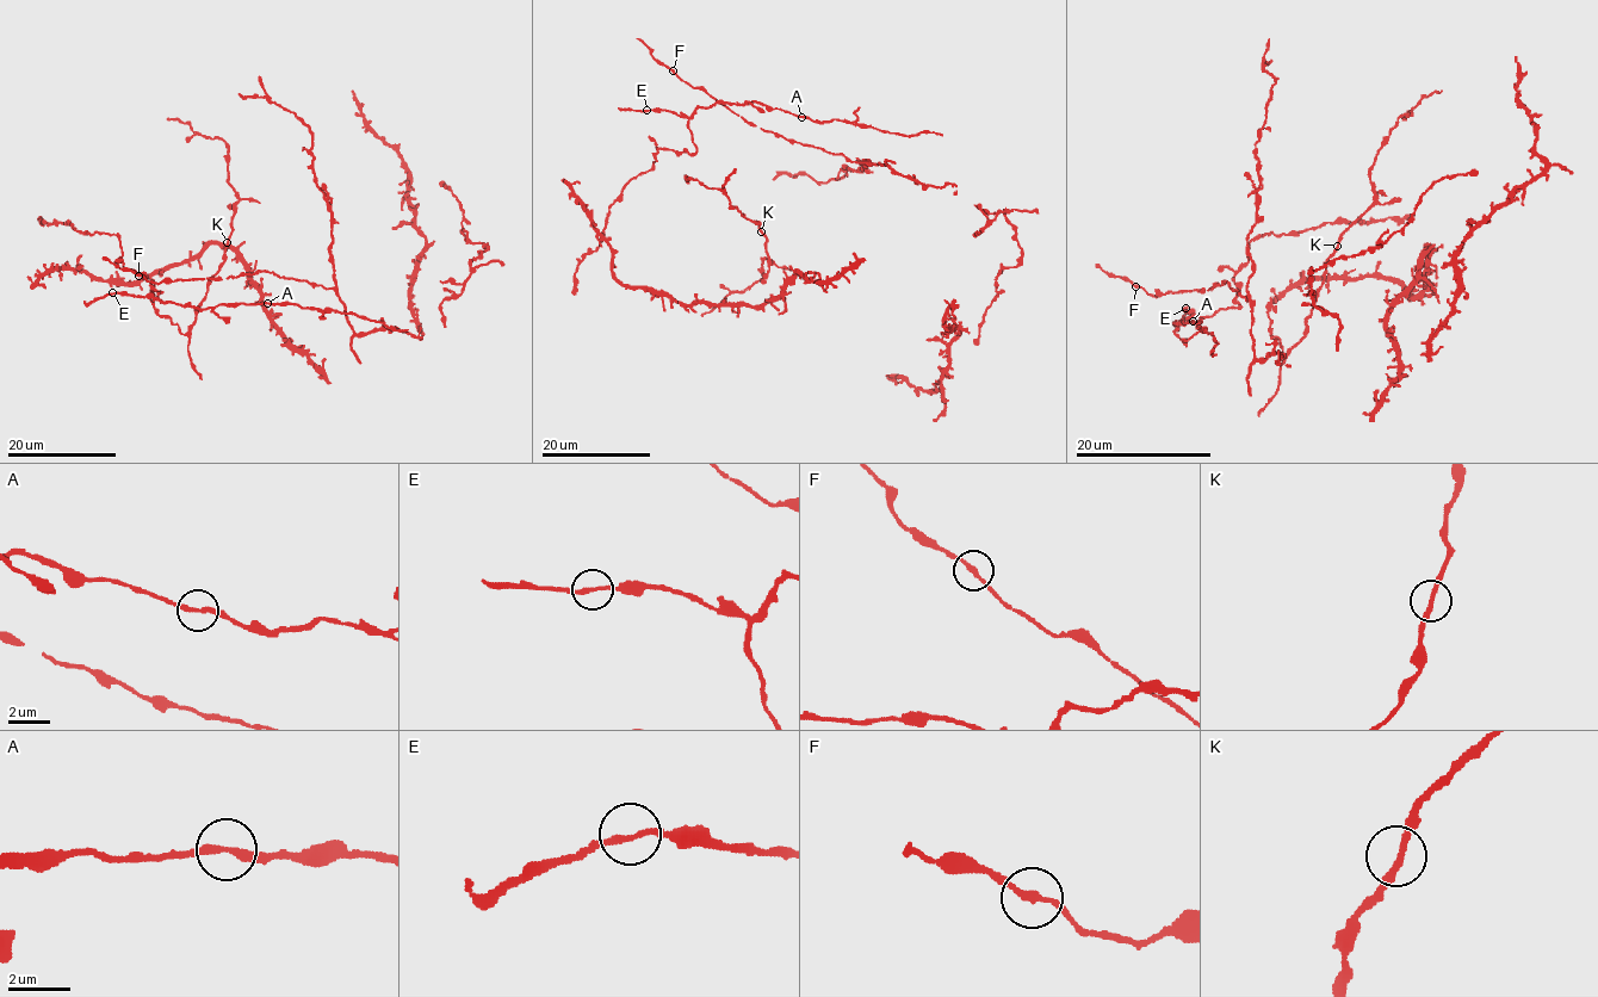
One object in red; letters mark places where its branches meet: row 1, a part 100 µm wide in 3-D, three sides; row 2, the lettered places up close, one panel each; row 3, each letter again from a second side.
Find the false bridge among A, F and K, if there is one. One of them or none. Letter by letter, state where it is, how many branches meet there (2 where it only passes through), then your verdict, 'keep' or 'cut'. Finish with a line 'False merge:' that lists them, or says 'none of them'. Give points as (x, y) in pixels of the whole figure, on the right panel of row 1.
A: at (1193, 321); 2 branches meet; keep
F: at (1135, 286); 2 branches meet; keep
K: at (1337, 246); 2 branches meet; keep
False merge: none of them

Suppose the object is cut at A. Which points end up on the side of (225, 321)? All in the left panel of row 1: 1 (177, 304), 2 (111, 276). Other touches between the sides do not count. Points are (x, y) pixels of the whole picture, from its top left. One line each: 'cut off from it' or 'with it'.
1: with it
2: cut off from it

